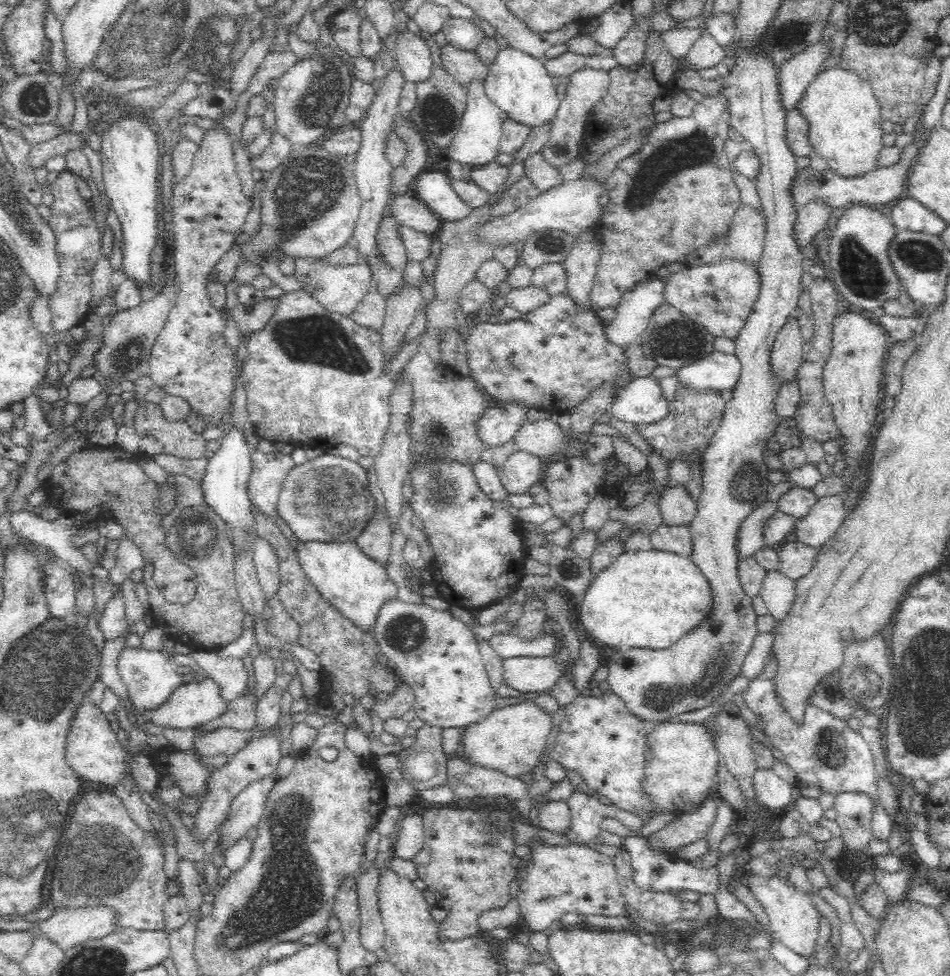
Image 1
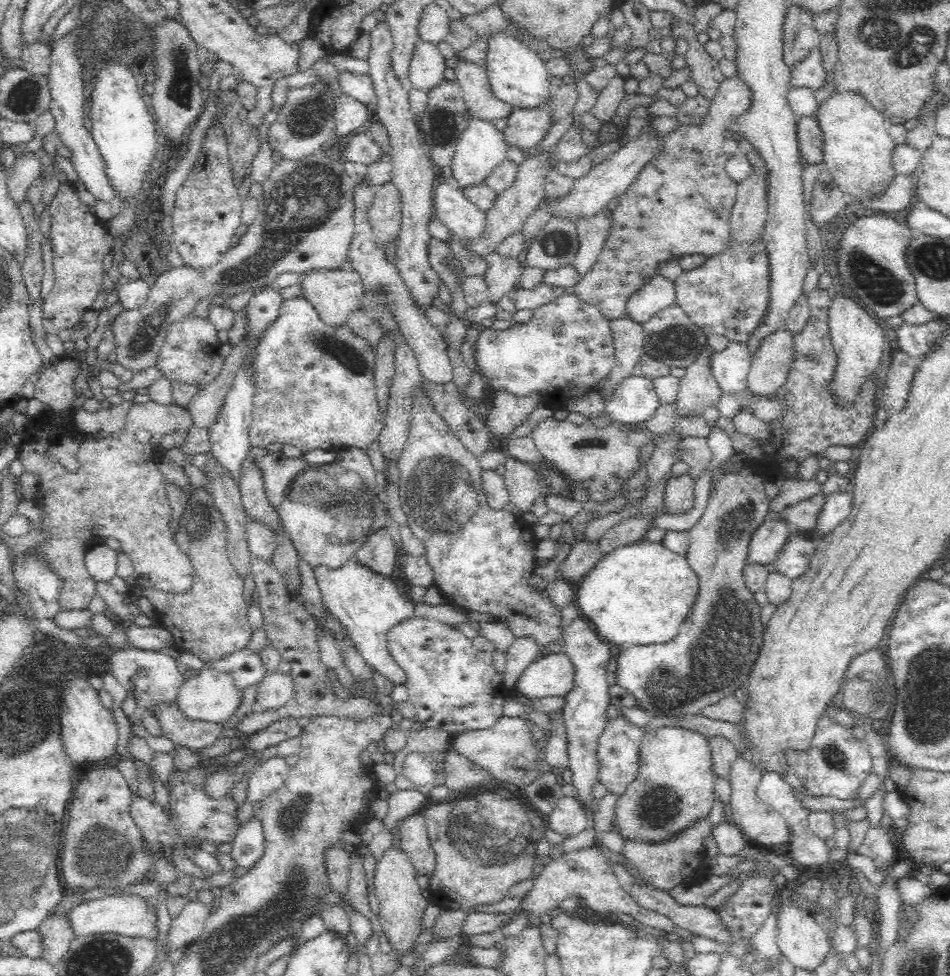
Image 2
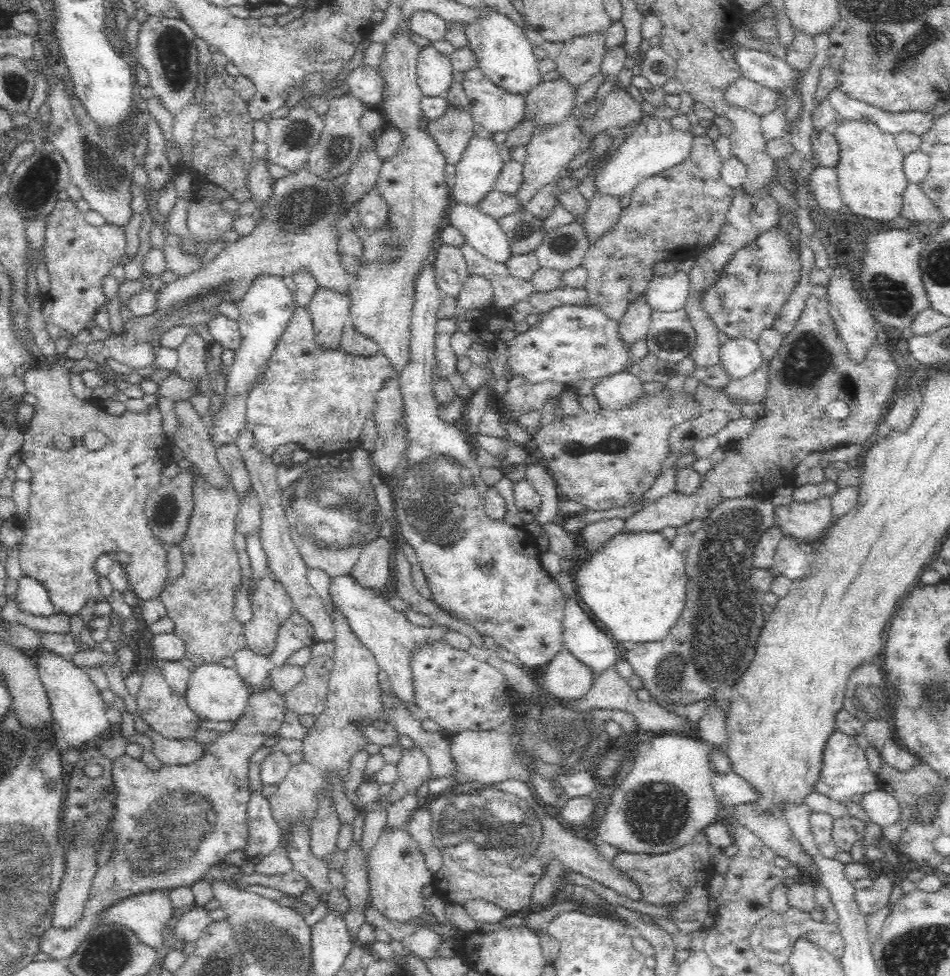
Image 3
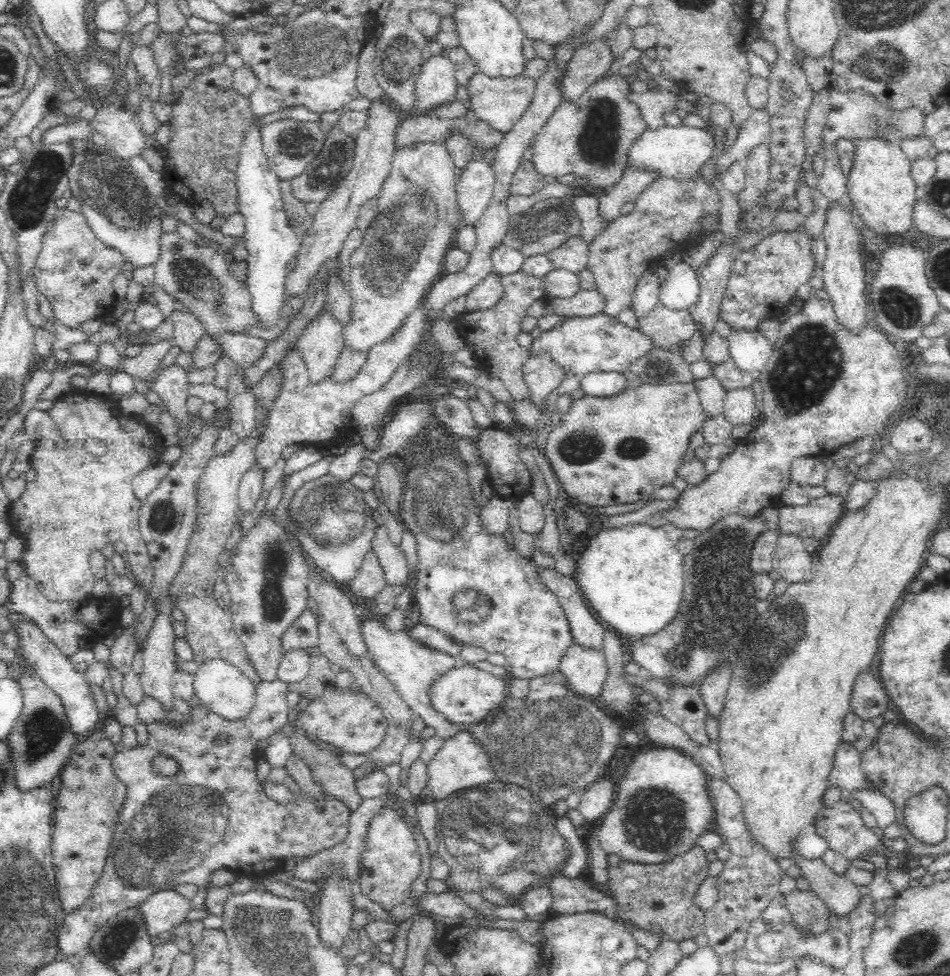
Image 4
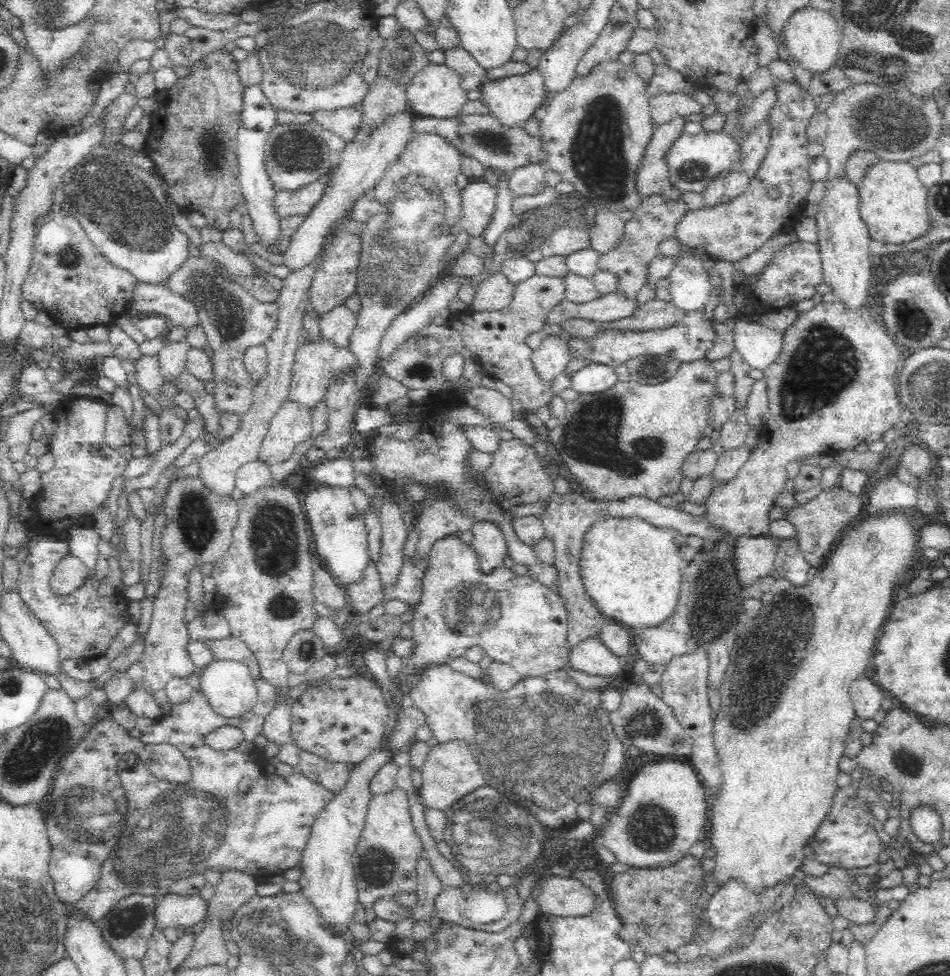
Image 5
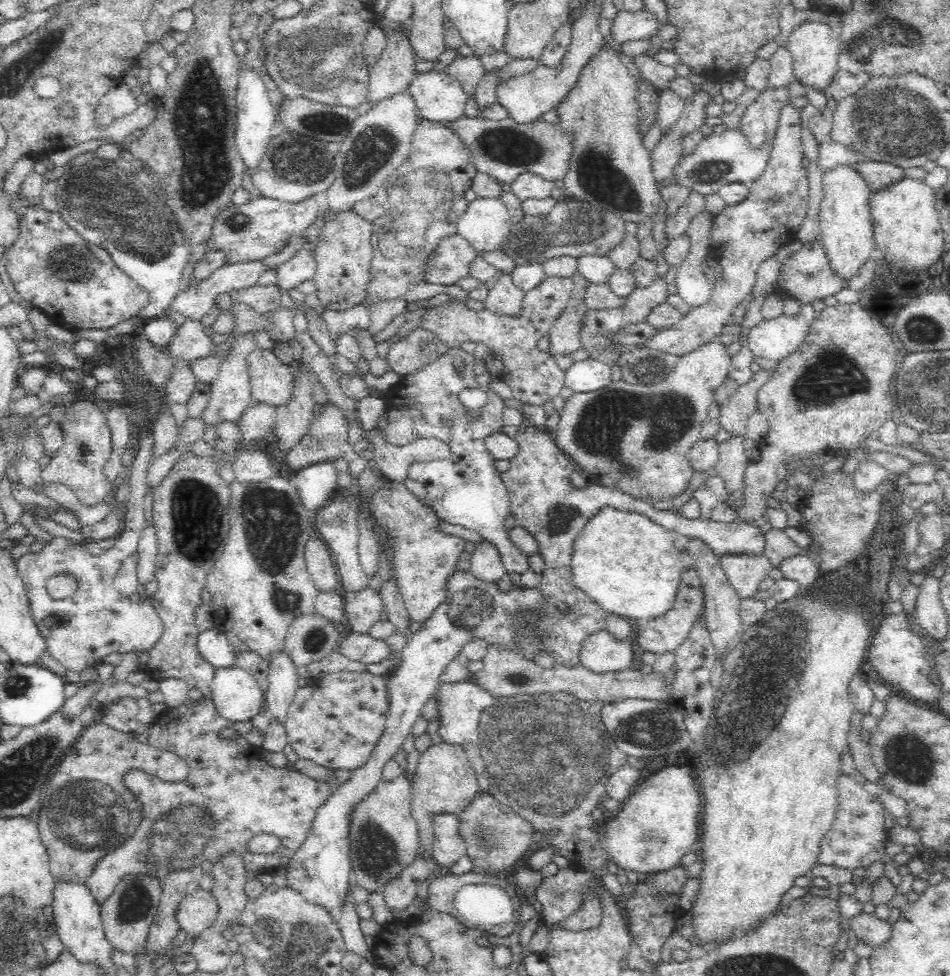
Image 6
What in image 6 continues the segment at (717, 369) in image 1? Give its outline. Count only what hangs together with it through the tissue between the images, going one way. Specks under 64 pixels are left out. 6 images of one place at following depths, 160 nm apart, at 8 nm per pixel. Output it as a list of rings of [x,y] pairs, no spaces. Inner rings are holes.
[[[803,304],[797,315],[782,313],[770,320],[762,319],[750,329],[746,345],[756,357],[784,360],[802,346],[816,313],[812,305]]]

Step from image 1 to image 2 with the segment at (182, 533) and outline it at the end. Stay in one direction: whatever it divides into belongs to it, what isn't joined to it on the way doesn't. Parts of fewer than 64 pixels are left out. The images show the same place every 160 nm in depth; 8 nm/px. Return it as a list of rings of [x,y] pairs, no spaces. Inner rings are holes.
[[[204,488],[194,490],[186,510],[180,516],[180,524],[174,534],[174,540],[181,552],[188,556],[194,569],[194,578],[190,588],[179,593],[152,593],[147,580],[142,580],[140,585],[142,585],[144,596],[151,599],[158,623],[174,635],[176,648],[193,654],[202,661],[203,665],[209,666],[226,658],[228,654],[246,648],[250,644],[253,632],[247,617],[246,600],[244,600],[244,578],[236,571],[236,567],[232,566],[226,521],[224,521],[222,511],[215,505],[209,490],[204,490]]]

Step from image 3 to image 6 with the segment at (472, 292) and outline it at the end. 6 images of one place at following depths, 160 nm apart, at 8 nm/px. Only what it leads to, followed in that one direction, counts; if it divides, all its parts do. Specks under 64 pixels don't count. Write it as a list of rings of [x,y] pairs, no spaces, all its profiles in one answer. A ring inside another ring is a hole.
[[[509,274],[499,276],[498,282],[490,289],[488,298],[484,300],[484,308],[489,314],[514,317],[522,310],[525,292],[520,290]]]

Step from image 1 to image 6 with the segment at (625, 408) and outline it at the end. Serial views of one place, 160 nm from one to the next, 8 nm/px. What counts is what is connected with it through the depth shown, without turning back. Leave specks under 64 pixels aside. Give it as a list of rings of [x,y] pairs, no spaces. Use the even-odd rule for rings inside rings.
[[[595,358],[576,360],[565,372],[564,384],[572,392],[590,392],[610,384],[612,367]]]

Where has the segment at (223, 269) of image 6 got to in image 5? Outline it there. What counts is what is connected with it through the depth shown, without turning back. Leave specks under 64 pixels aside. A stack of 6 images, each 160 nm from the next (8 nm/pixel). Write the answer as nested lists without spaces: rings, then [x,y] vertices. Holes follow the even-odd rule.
[[[138,282],[134,302],[129,307],[128,318],[134,321],[152,315],[165,316],[171,326],[182,326],[187,331],[199,324],[196,304],[162,284],[154,286]]]

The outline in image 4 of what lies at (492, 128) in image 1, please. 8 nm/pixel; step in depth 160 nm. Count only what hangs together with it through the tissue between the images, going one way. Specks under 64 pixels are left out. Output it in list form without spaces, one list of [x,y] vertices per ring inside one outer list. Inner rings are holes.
[[[486,159],[472,160],[458,176],[456,194],[465,225],[474,226],[491,202],[495,176]]]

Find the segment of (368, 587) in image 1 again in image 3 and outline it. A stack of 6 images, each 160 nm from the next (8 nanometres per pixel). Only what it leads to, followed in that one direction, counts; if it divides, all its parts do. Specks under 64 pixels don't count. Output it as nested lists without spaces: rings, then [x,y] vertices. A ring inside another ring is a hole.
[[[349,575],[332,578],[329,595],[330,600],[346,615],[358,640],[374,655],[378,670],[388,674],[395,696],[408,704],[416,704],[410,658],[414,658],[414,654],[426,646],[436,646],[441,640],[443,627],[412,624],[402,612],[391,606],[386,598],[376,595],[369,588],[362,588],[361,584]]]

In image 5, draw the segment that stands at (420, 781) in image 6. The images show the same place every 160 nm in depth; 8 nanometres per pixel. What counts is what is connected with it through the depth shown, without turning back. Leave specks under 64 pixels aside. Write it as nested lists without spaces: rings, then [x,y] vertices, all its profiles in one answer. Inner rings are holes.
[[[452,740],[434,745],[421,766],[422,786],[417,791],[425,810],[449,810],[454,802],[485,785],[482,771],[469,746],[462,740]],[[418,857],[417,860],[417,904],[413,909],[415,921],[426,921],[429,923],[434,915],[434,904],[438,894],[442,892],[442,884],[434,874],[430,861]]]

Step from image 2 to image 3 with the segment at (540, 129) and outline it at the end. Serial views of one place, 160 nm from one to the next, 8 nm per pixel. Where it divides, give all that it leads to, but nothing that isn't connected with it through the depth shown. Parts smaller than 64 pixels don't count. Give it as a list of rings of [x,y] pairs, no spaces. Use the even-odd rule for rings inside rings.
[[[566,78],[543,80],[536,88],[526,94],[526,117],[538,117],[538,127],[560,122],[574,108],[574,98],[579,86],[571,84]]]

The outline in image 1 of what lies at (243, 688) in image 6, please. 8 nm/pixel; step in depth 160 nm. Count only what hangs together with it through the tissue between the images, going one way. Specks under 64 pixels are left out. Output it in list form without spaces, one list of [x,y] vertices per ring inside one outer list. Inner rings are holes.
[[[210,677],[199,680],[191,680],[189,683],[184,683],[174,690],[170,699],[166,700],[165,704],[160,706],[154,712],[143,711],[143,716],[153,722],[157,726],[164,728],[194,728],[200,727],[216,718],[220,718],[226,710],[228,710],[228,701],[224,701],[221,696],[221,686]]]

